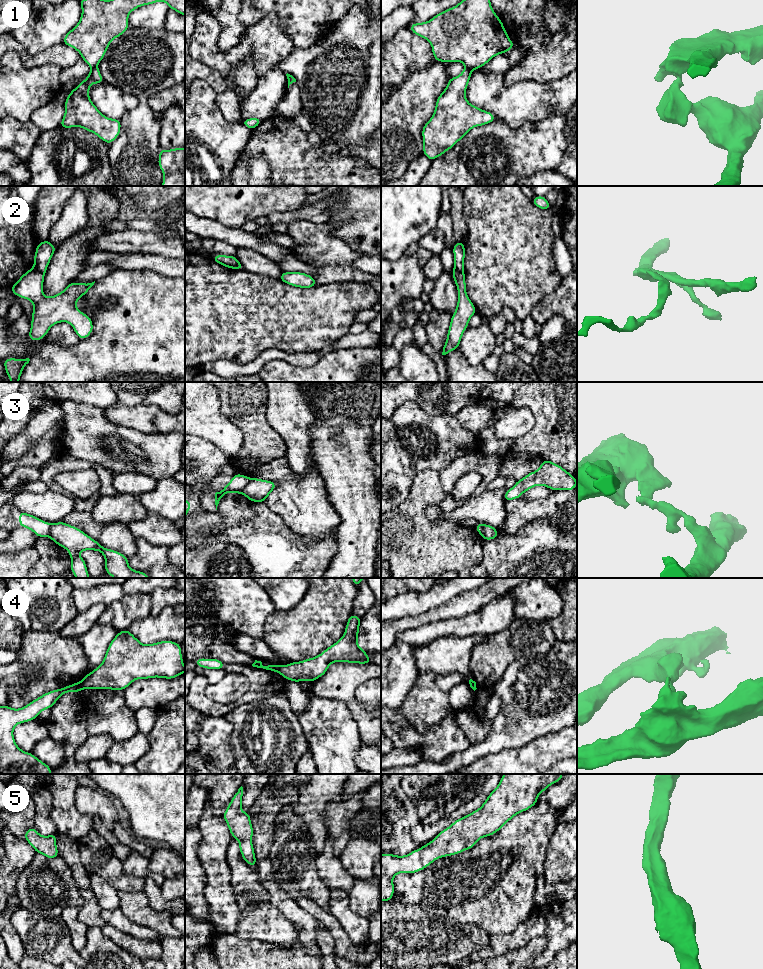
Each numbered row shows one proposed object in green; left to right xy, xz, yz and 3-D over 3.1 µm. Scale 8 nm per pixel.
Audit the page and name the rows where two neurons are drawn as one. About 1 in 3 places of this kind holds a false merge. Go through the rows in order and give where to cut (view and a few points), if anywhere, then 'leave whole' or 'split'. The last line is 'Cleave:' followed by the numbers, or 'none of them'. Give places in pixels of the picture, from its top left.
1: cut in yz along (465, 66), (473, 69); split
2: cut in xy along (34, 266), (43, 274); split
3: cut in xz along (250, 479), (240, 493); split
4: cut in xz along (279, 665), (276, 671); split
5: no cut; leave whole
Cleave: 1, 2, 3, 4

